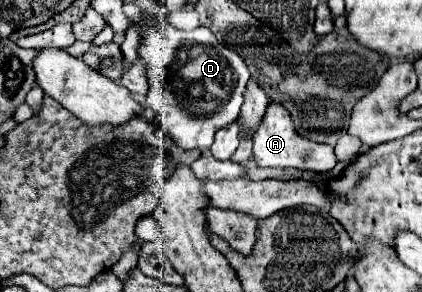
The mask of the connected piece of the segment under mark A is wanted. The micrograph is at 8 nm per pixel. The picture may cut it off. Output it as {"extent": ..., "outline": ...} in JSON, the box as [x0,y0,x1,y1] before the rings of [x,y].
{"extent":[253,104,337,172],"outline":[[[269,104],[267,112],[259,124],[259,130],[253,136],[253,158],[261,168],[269,168],[269,166],[287,168],[289,166],[289,168],[311,170],[311,172],[329,172],[337,164],[337,156],[331,146],[309,142],[309,140],[297,136],[297,132],[293,132],[291,116],[281,104]]]}

